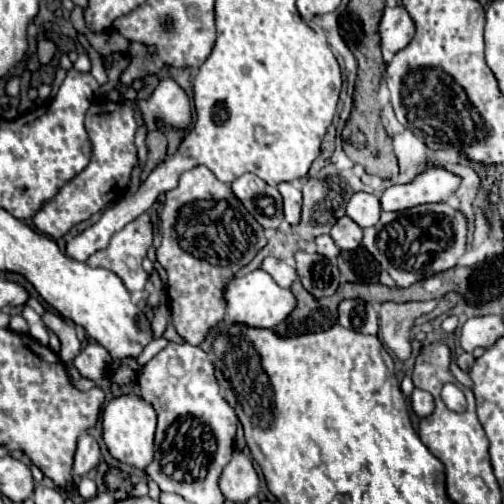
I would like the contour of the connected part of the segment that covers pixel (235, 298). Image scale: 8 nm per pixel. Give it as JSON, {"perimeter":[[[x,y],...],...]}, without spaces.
{"perimeter":[[[263,269],[247,273],[245,277],[233,277],[225,289],[225,301],[229,323],[245,323],[251,327],[267,327],[267,329],[277,327],[297,307],[297,299],[291,293],[291,289],[279,287],[273,281],[273,277]]]}

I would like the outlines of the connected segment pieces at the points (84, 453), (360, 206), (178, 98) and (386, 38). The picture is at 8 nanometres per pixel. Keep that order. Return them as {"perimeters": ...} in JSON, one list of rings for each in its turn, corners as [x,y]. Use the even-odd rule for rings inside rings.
{"perimeters":[[[[83,433],[79,437],[79,443],[77,443],[73,473],[75,475],[87,475],[99,463],[99,459],[101,459],[101,451],[99,451],[95,437],[91,437],[89,433]]],[[[355,193],[347,205],[347,215],[359,227],[371,227],[381,217],[381,203],[377,195],[371,193]]],[[[171,77],[161,79],[149,99],[138,100],[136,107],[143,114],[147,131],[157,129],[157,119],[163,119],[167,127],[177,131],[187,129],[193,121],[191,99]]],[[[397,5],[395,9],[387,7],[383,11],[379,35],[381,35],[381,45],[385,49],[389,49],[391,53],[397,53],[411,43],[411,39],[415,35],[415,25],[413,25],[409,13],[405,11],[405,7]]]]}

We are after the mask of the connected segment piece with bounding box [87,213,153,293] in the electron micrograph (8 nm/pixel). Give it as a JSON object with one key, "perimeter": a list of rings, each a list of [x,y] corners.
{"perimeter":[[[143,213],[139,215],[135,221],[131,221],[129,225],[125,225],[121,231],[117,231],[109,245],[105,249],[99,249],[97,253],[93,253],[89,259],[87,259],[87,265],[91,267],[103,267],[103,269],[109,269],[113,271],[115,275],[119,275],[119,279],[125,283],[125,287],[133,293],[133,291],[143,291],[149,283],[149,273],[143,271],[141,267],[141,261],[143,257],[147,255],[147,249],[149,245],[153,243],[153,231],[151,231],[151,221],[149,221],[149,215]]]}

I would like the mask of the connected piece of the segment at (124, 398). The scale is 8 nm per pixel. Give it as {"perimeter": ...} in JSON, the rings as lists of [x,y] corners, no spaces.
{"perimeter":[[[125,393],[107,401],[103,409],[103,439],[109,453],[121,463],[145,469],[153,457],[153,435],[155,435],[155,409],[135,393]]]}

